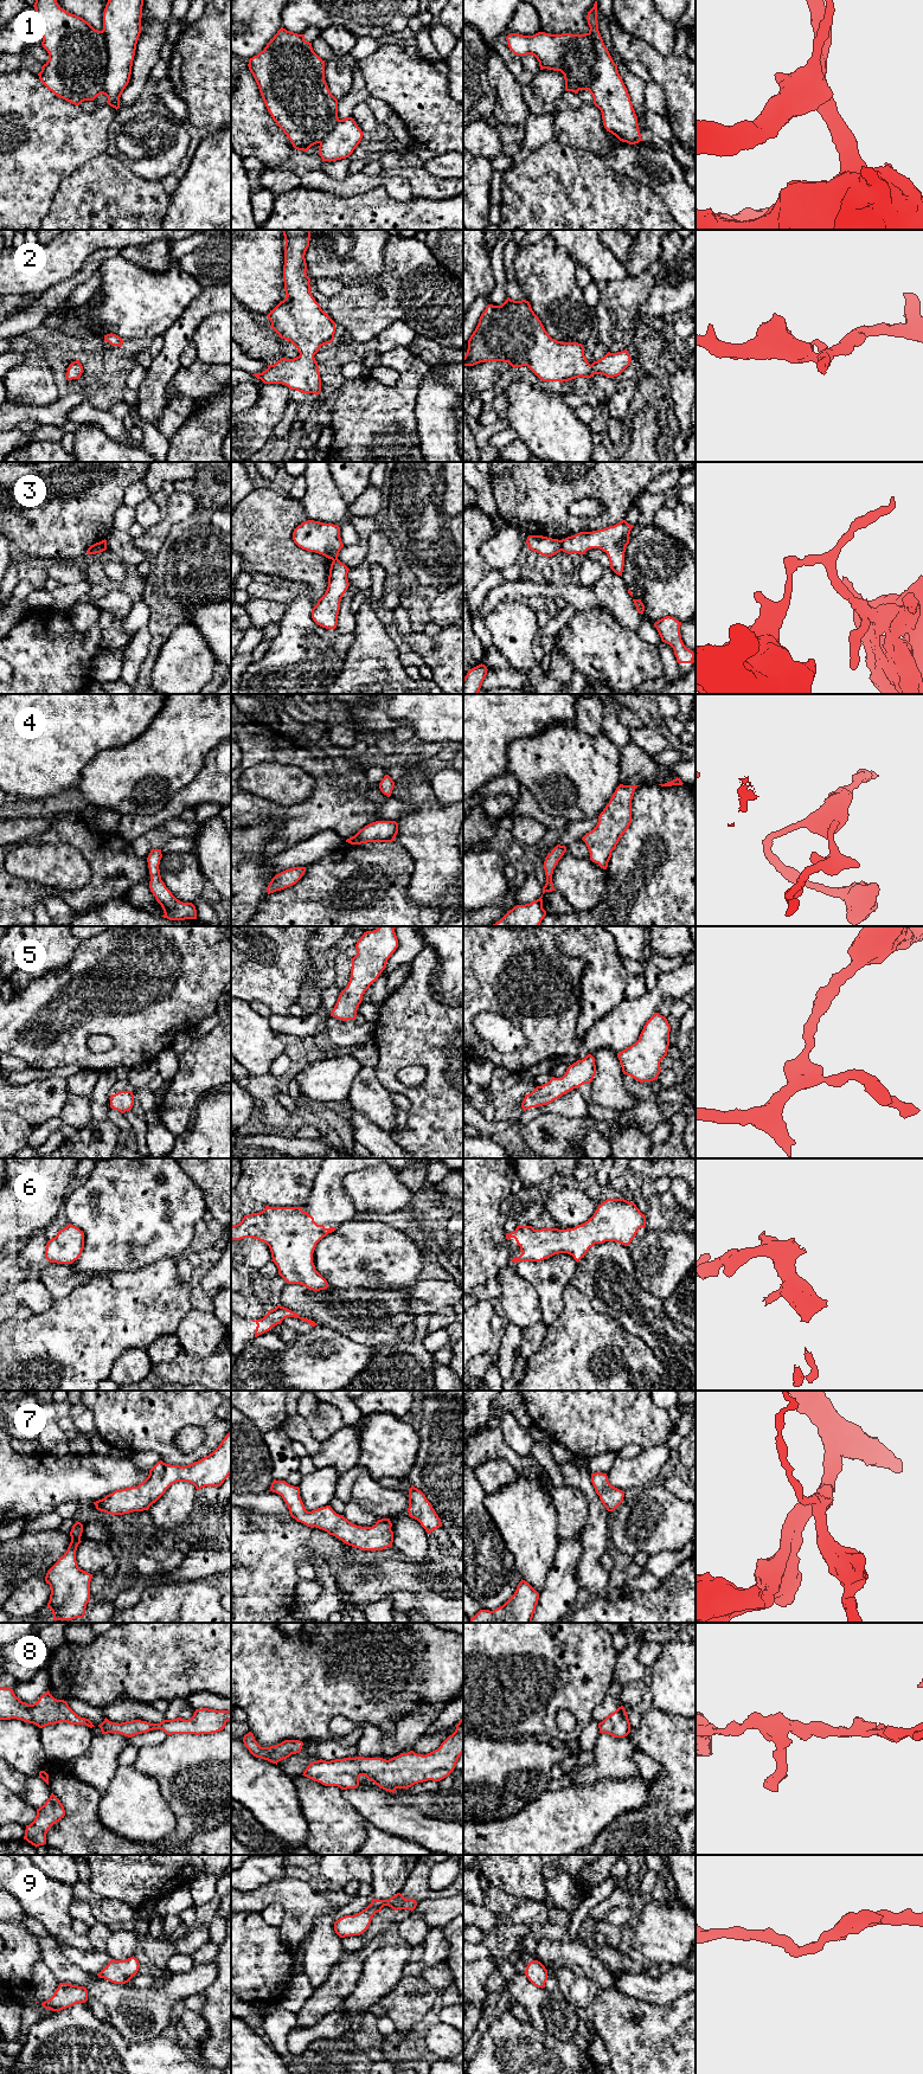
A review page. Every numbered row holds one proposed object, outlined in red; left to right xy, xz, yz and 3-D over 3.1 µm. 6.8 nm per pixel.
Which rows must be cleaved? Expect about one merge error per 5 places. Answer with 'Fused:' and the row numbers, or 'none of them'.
Fused: 1, 3, 6

